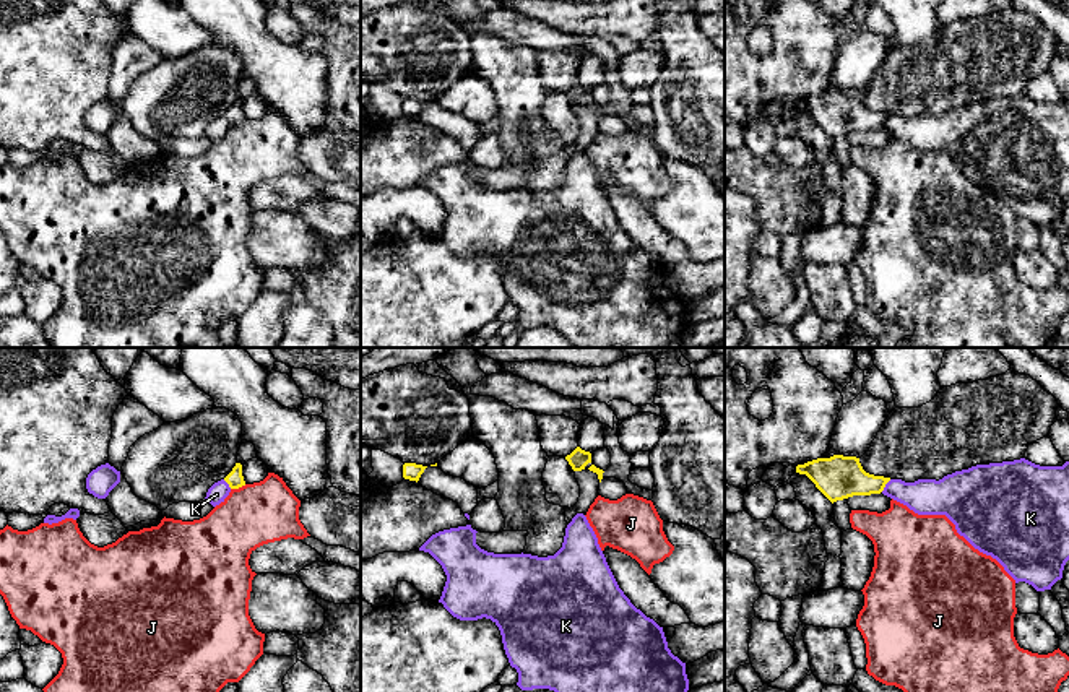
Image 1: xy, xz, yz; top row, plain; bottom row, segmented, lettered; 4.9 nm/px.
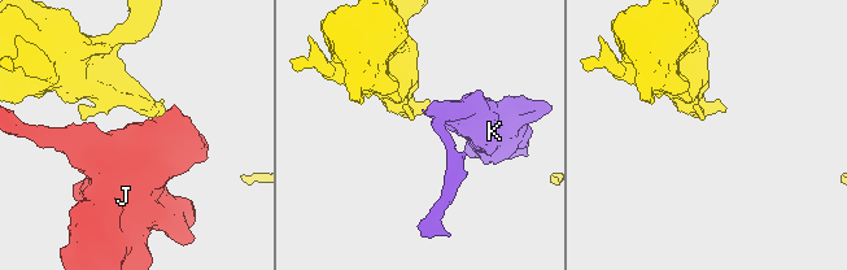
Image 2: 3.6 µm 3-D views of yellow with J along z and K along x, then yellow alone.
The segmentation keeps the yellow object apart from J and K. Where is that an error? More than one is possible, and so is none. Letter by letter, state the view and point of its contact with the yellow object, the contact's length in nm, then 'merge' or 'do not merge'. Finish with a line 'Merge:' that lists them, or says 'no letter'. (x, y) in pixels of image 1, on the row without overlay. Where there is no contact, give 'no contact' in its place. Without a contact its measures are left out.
J: contact xy (238, 124); length 80 nm; do not merge
K: contact yz (884, 122); length 80 nm; do not merge
Merge: no letter

